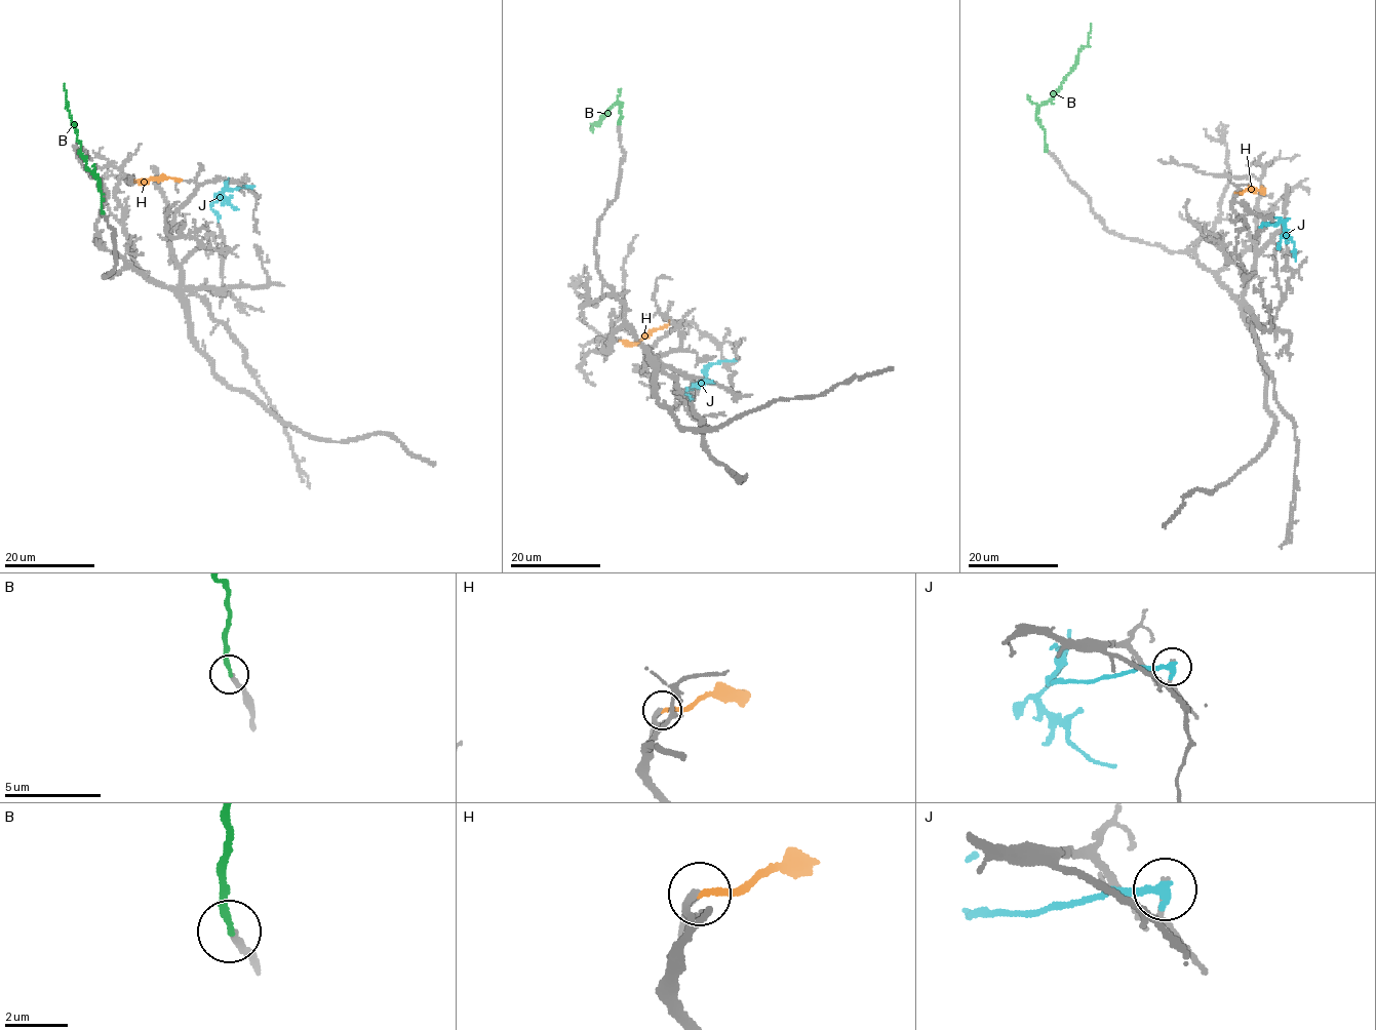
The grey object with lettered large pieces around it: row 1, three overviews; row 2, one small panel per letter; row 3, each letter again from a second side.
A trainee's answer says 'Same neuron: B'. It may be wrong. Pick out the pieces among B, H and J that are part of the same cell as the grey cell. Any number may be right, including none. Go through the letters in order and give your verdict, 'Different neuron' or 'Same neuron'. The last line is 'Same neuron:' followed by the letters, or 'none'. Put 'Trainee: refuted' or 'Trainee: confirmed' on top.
Trainee: confirmed
B: Same neuron
H: Different neuron
J: Different neuron
Same neuron: B

